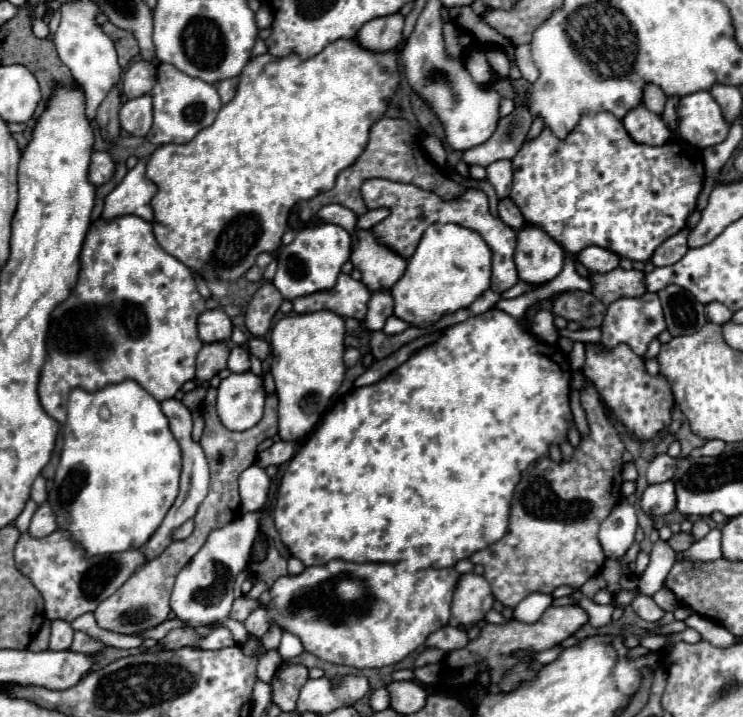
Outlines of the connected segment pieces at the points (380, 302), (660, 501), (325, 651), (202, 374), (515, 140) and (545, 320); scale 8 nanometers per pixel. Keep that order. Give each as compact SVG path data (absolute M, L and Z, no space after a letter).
M384 289L384 291L374 291L372 293L372 299L368 303L368 315L364 319L366 327L370 331L380 331L386 323L386 319L394 313L394 299L392 299L392 293L390 289Z
M674 481L650 485L642 495L642 509L644 513L658 517L674 511L676 495L674 495Z
M334 559L322 567L306 567L300 575L284 575L270 587L270 607L258 607L246 621L246 629L254 637L262 637L272 625L290 631L302 639L308 653L316 657L350 665L356 669L396 665L414 649L426 643L428 635L446 627L450 621L450 603L458 583L454 569L420 569L410 571L404 563L350 563Z
M206 343L198 353L198 365L196 365L196 379L198 381L210 381L214 375L218 375L222 369L226 369L230 347L228 343Z
M518 105L510 115L500 119L496 133L482 145L464 151L462 159L468 165L482 165L488 167L500 159L512 159L526 141L528 129L532 125L532 113L528 105Z
M540 309L534 315L534 325L532 325L532 333L548 343L556 343L558 341L558 333L554 327L554 315L548 309Z

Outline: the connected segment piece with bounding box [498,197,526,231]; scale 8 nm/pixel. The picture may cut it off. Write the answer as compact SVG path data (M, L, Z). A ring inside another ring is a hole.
M508 197L498 201L498 215L500 215L500 219L502 219L506 225L510 225L510 227L516 229L516 231L526 225L522 213L518 211L518 207L514 207L514 203L512 203Z

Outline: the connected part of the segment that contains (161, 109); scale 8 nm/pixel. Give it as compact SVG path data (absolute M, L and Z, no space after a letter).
M170 63L158 65L158 79L150 91L153 105L153 125L146 139L154 145L167 143L185 144L194 139L196 133L210 127L222 107L220 95L214 85L202 79L190 79L186 73L178 71Z

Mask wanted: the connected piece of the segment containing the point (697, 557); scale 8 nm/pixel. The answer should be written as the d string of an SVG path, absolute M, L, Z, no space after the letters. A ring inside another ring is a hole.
M712 529L706 537L702 537L700 541L696 541L688 551L678 553L678 559L692 559L692 561L716 561L722 557L722 549L720 549L720 539L722 533L720 529Z

